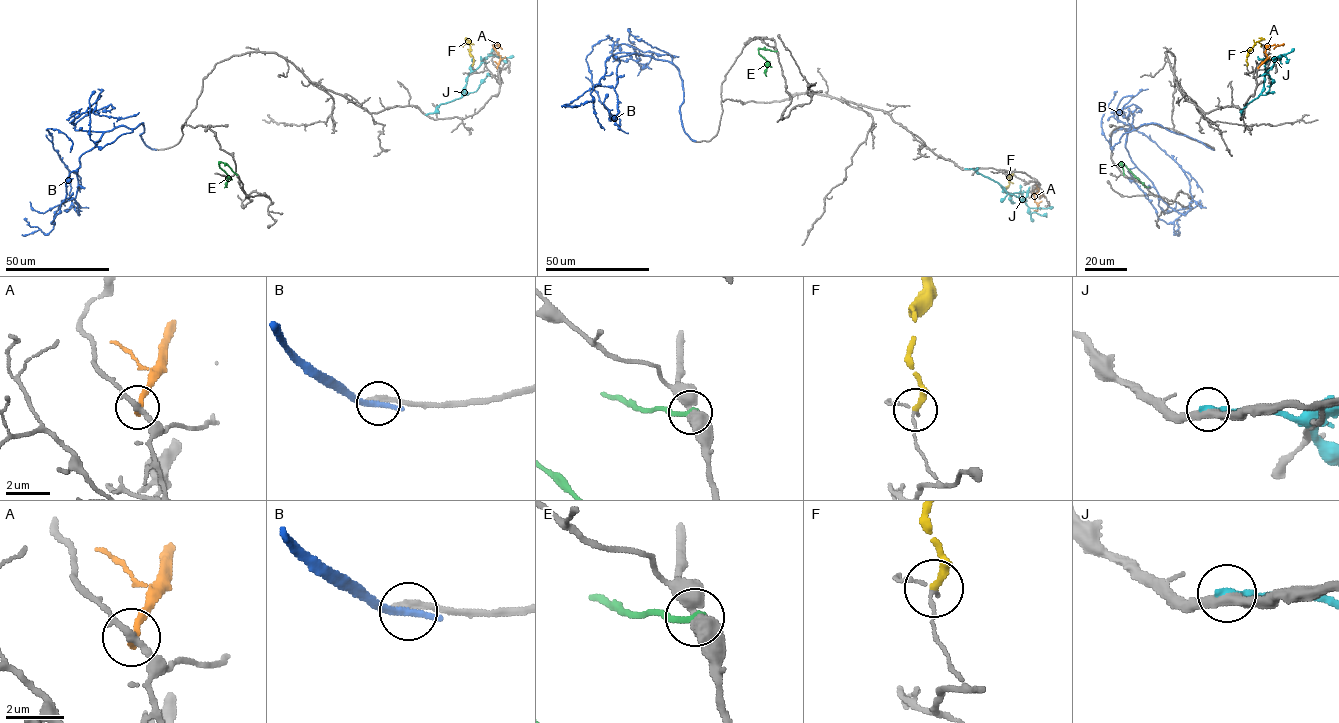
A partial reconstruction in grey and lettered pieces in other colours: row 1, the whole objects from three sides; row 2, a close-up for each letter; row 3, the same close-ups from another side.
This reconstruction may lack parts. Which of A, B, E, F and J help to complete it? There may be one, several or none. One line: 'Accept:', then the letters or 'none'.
Accept: none

